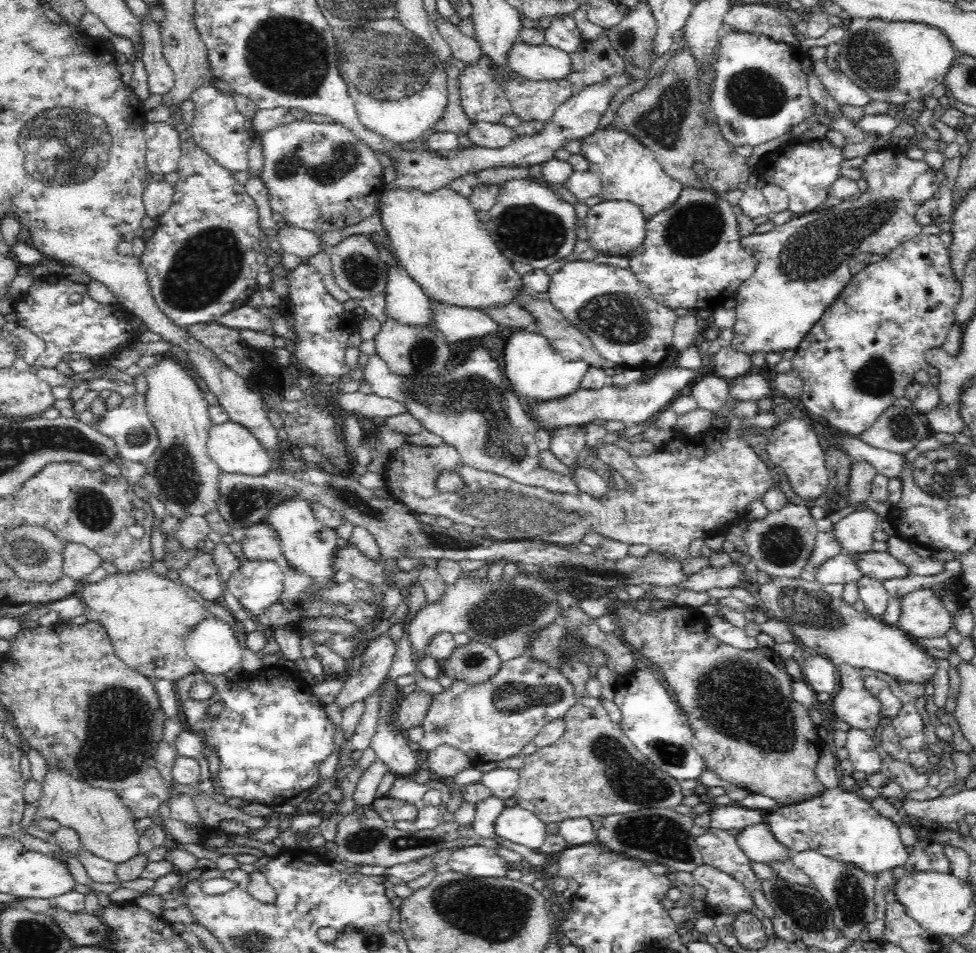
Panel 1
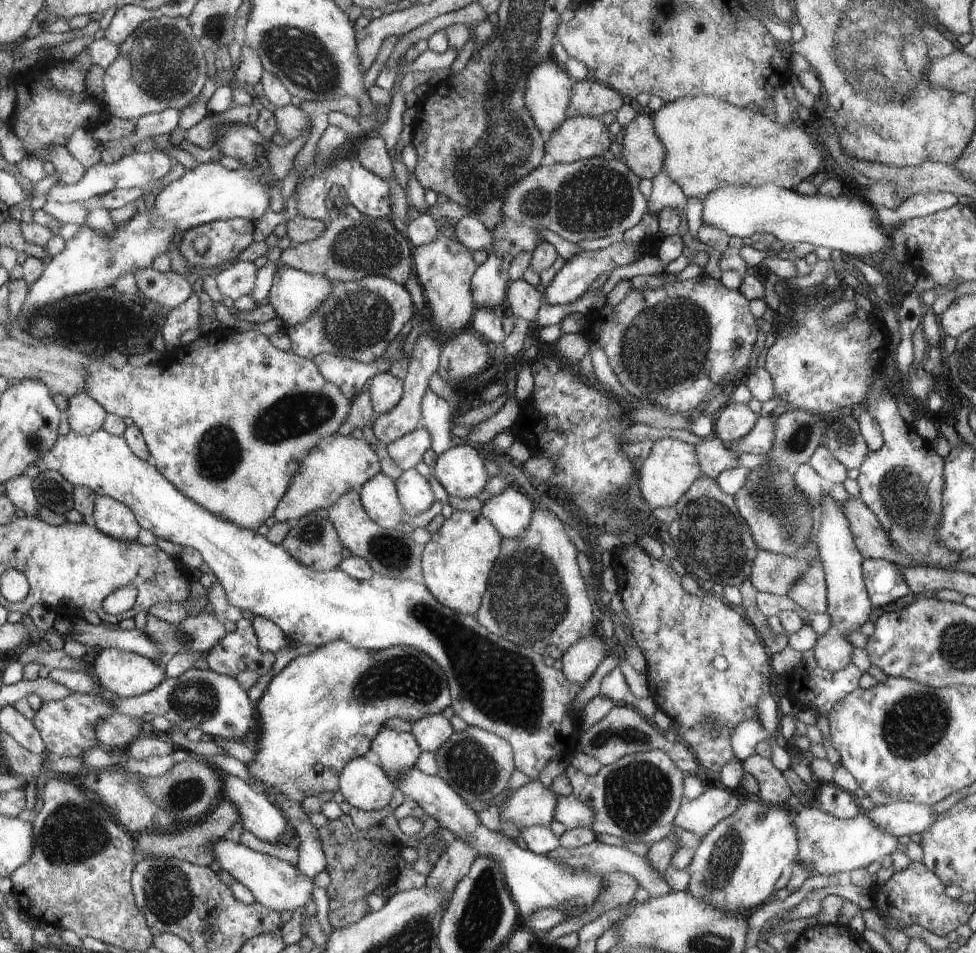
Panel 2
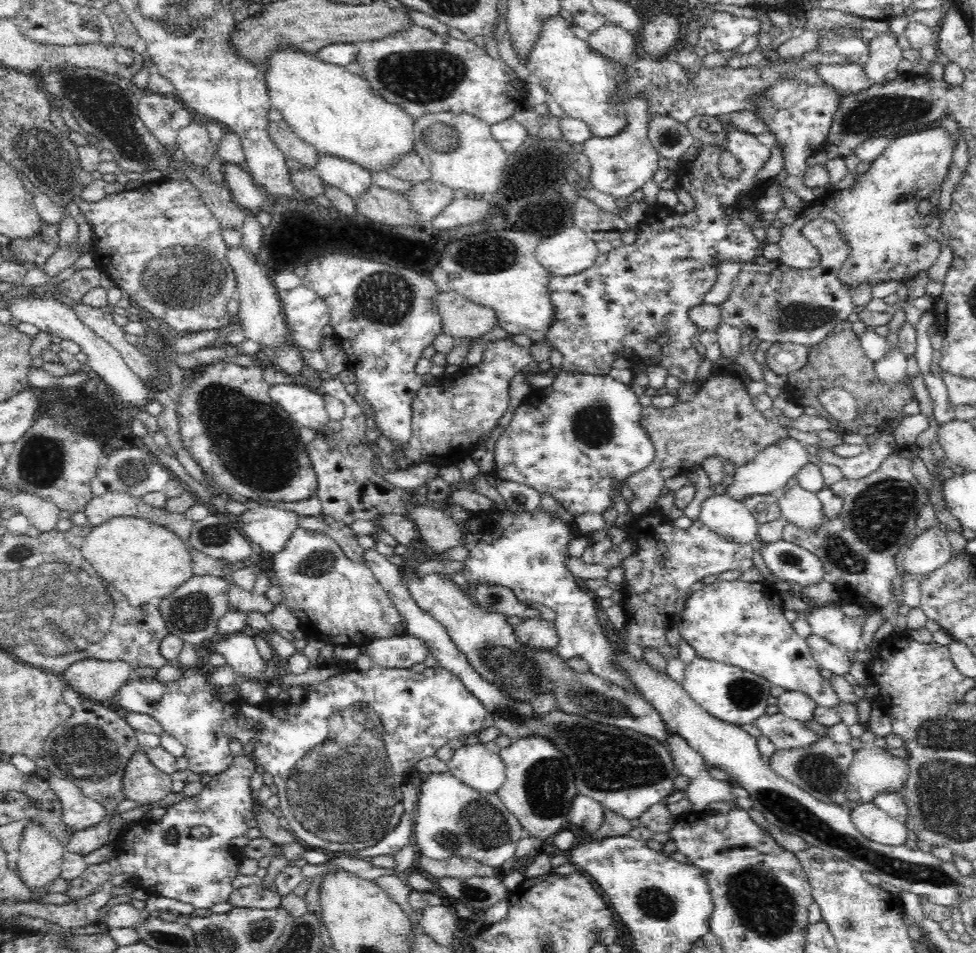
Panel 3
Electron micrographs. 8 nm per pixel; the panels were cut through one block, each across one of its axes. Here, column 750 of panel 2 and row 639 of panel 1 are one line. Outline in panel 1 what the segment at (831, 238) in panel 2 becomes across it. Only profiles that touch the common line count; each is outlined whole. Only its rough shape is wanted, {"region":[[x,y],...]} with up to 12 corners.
{"region":[[206,618],[188,634],[187,658],[208,675],[241,661],[232,628]]}

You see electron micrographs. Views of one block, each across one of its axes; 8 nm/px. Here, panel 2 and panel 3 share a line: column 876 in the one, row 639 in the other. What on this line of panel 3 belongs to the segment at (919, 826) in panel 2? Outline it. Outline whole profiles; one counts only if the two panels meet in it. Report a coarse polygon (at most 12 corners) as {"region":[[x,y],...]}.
{"region":[[814,634],[805,640],[820,668],[849,672],[845,651]]}

